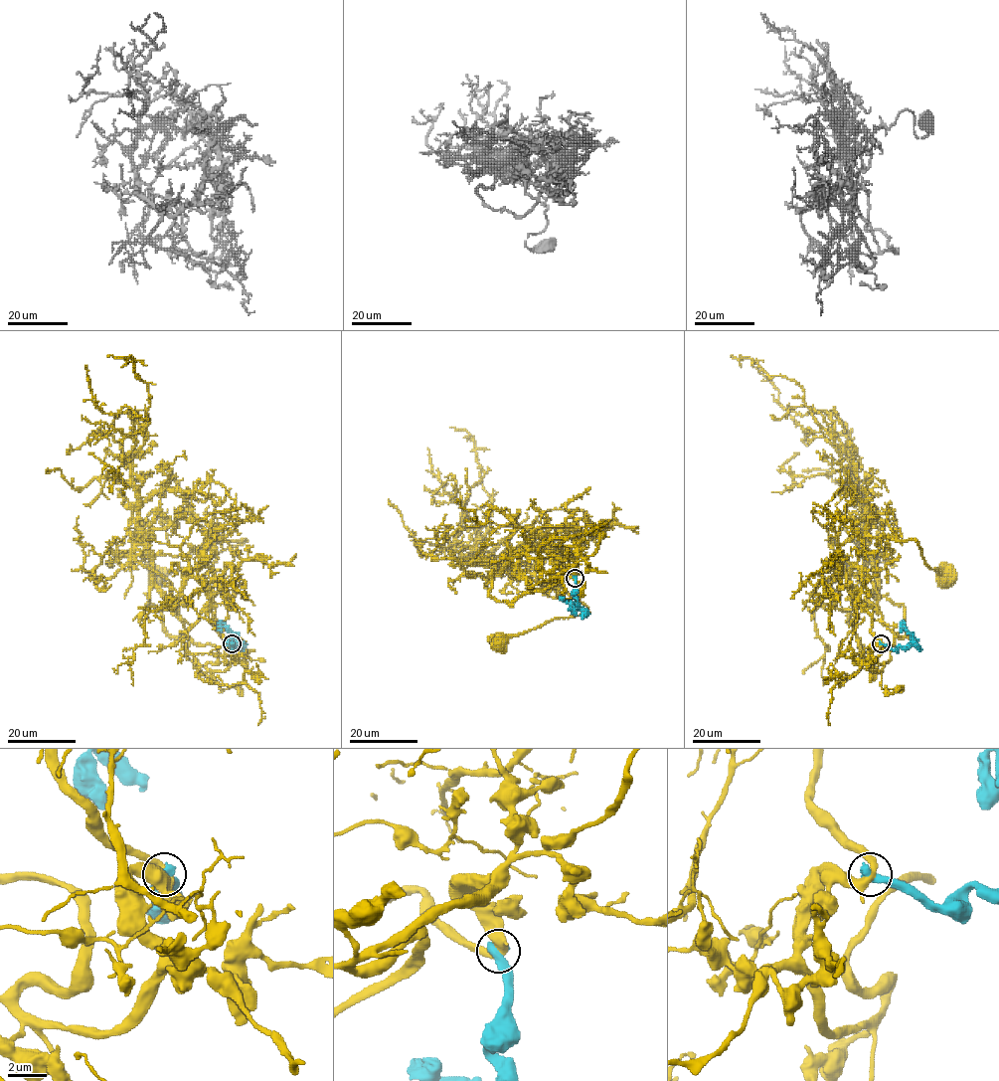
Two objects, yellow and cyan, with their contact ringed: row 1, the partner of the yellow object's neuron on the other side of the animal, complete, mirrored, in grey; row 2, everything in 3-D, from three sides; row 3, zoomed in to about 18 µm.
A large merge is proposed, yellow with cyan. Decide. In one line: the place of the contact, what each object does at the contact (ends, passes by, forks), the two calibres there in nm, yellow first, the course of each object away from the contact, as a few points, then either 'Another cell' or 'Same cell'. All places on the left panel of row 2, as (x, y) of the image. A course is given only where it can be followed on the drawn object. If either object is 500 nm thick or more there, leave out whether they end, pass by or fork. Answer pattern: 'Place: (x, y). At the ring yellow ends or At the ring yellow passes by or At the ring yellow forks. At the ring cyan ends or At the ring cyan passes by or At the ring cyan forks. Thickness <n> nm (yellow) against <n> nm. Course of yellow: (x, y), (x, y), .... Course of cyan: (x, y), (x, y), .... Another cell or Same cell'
Place: (232, 643). Thickness 360 nm (yellow) against 650 nm. Course of yellow: (232, 643), (213, 624), (217, 577), (209, 559), (213, 535), (245, 538), (198, 567), (156, 574). Course of cyan: (232, 643), (234, 649), (231, 646), (236, 642), (236, 637), (221, 624), (222, 631). Another cell

